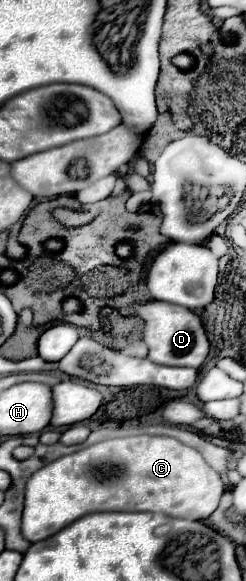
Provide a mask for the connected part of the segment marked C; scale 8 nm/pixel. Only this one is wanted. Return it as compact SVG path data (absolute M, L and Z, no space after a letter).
M127 436L111 438L89 448L83 448L75 454L61 456L59 460L37 470L25 488L25 510L21 534L29 542L45 540L57 534L61 528L69 526L73 520L93 512L111 512L111 510L129 510L129 512L161 512L173 518L187 520L207 520L219 506L223 494L221 476L203 460L203 456L183 442L169 436Z

